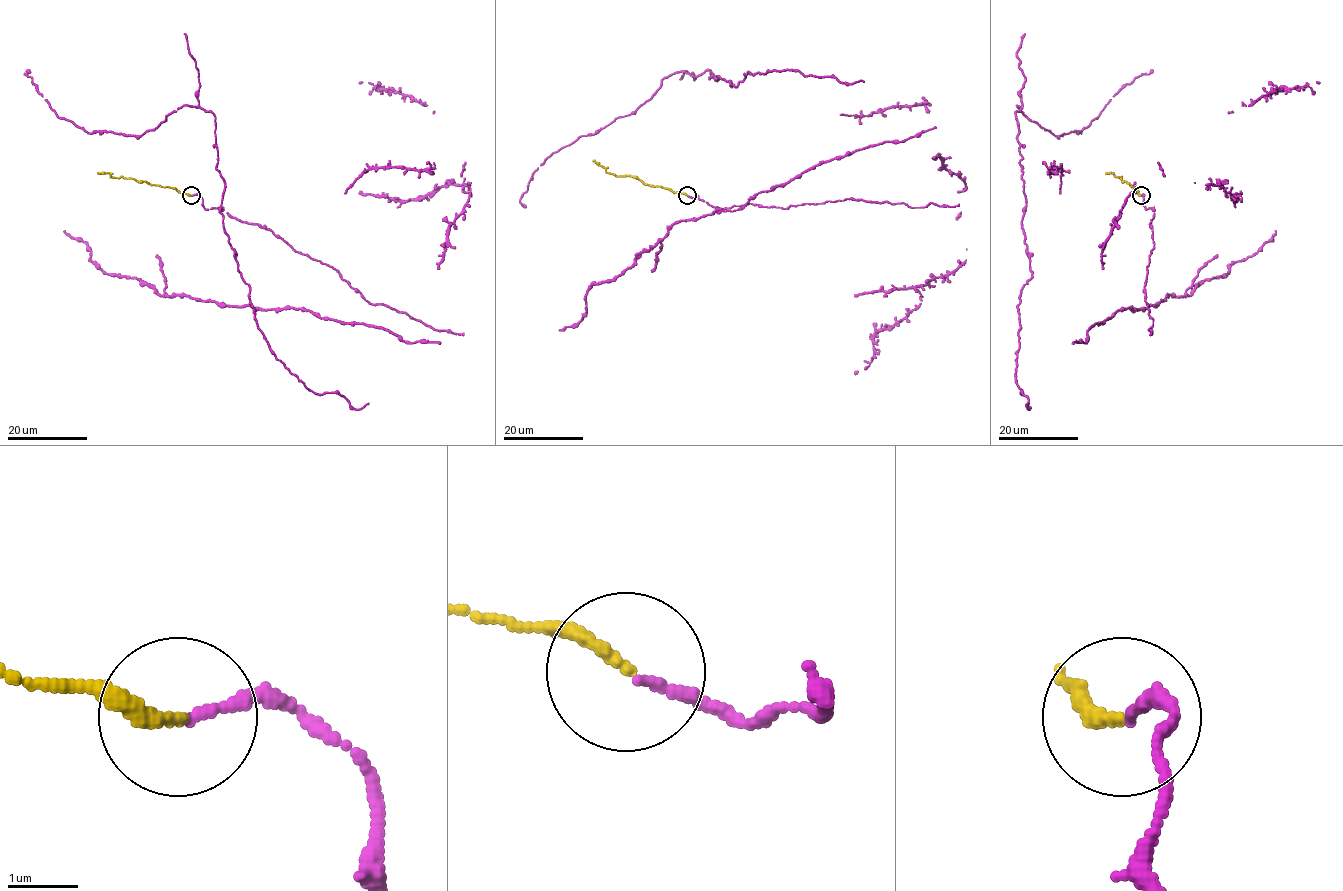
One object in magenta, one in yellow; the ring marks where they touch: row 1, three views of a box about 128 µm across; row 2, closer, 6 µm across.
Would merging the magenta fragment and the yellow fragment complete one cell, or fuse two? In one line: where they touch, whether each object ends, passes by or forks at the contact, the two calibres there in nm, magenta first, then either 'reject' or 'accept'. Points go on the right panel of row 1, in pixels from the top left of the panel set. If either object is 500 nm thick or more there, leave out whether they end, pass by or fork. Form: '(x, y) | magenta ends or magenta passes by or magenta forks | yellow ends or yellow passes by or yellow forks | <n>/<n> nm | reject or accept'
(1141, 195) | magenta ends | yellow ends | 140/190 nm | accept

